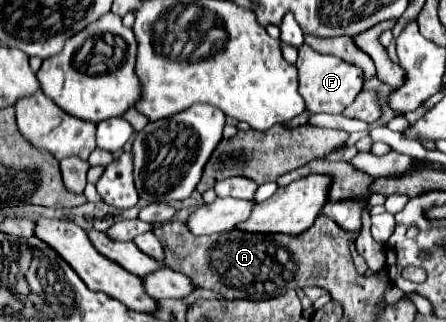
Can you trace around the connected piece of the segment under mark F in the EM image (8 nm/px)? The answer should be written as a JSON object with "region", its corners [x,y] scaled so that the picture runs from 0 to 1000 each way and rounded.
{"region":[[[684,140],[670,146],[666,220],[670,220],[670,289],[684,307],[688,345],[697,345],[697,351],[760,357],[791,320],[791,307],[814,276],[809,214],[800,214],[747,171],[706,165],[697,146],[684,146]]]}

